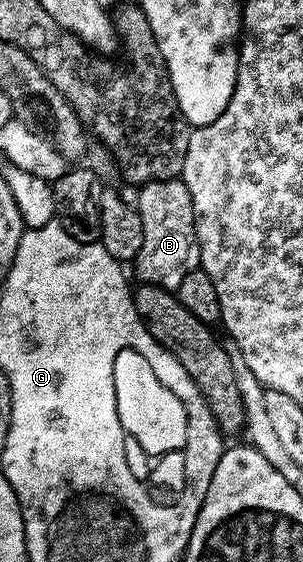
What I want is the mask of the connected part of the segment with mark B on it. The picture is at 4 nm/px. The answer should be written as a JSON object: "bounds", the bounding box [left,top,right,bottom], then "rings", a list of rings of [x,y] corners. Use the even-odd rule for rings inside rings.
{"bounds":[135,178,201,292],"rings":[[[180,178],[147,182],[140,187],[135,205],[143,220],[143,248],[135,259],[137,282],[146,286],[162,286],[175,292],[183,284],[187,272],[201,265],[201,245],[197,239],[197,213],[191,204],[191,192]]]}

